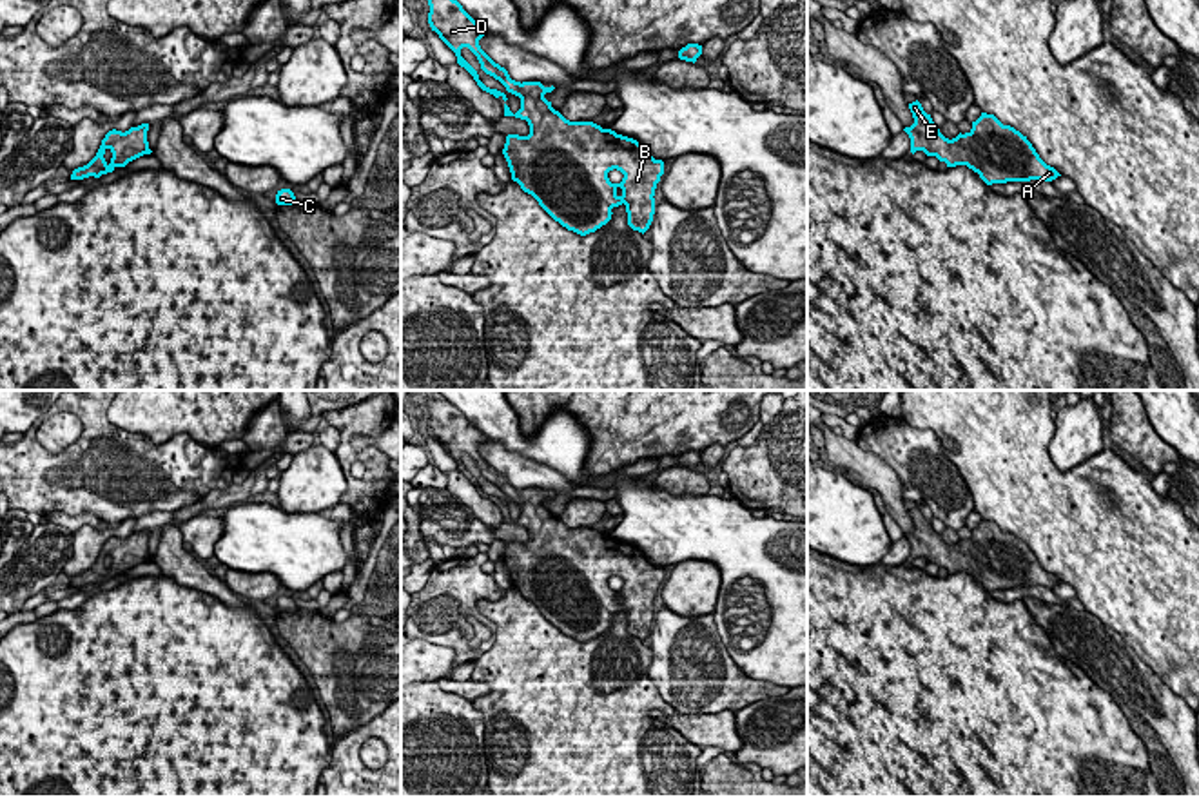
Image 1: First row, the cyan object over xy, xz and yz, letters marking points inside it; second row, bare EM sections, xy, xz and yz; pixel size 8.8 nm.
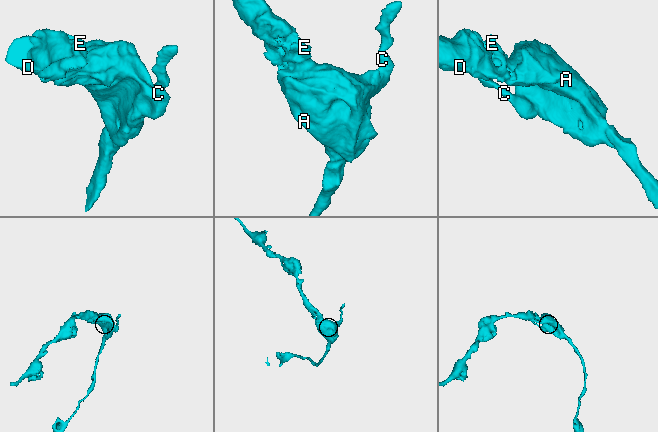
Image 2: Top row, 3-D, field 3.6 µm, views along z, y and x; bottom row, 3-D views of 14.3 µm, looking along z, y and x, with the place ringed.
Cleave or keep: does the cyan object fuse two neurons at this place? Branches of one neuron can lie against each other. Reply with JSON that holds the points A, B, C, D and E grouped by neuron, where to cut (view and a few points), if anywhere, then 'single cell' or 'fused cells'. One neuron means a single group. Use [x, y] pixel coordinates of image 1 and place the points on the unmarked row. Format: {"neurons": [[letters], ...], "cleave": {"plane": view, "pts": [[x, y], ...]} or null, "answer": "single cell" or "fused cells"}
{"neurons": [["A", "B", "C", "D", "E"]], "cleave": null, "answer": "single cell"}

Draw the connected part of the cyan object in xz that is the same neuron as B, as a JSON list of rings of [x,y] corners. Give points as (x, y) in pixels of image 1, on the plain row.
[[[446,399],[426,401],[430,419],[428,430],[432,438],[455,459],[457,470],[464,474],[477,492],[495,505],[508,507],[504,499],[486,494],[477,477],[461,463],[461,456],[468,454],[479,467],[481,476],[499,487],[508,499],[521,505],[521,516],[513,521],[504,510],[504,523],[526,526],[528,543],[508,541],[502,561],[508,568],[512,586],[531,601],[539,612],[562,634],[580,643],[595,639],[611,626],[611,615],[626,612],[628,632],[633,637],[646,639],[655,621],[655,595],[664,581],[664,568],[655,566],[633,545],[602,536],[593,528],[570,528],[551,514],[544,505],[555,494],[544,494],[541,488],[515,488],[508,477],[495,470],[479,452],[488,438],[475,428],[463,412]]]

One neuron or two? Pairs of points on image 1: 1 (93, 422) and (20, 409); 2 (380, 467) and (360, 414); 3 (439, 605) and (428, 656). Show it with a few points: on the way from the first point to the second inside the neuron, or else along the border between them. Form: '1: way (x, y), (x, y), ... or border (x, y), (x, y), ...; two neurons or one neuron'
1: border (49, 409), (24, 434); two neurons
2: way (363, 456), (354, 456), (347, 449), (347, 431); one neuron
3: border (419, 638), (448, 645), (458, 654); two neurons

